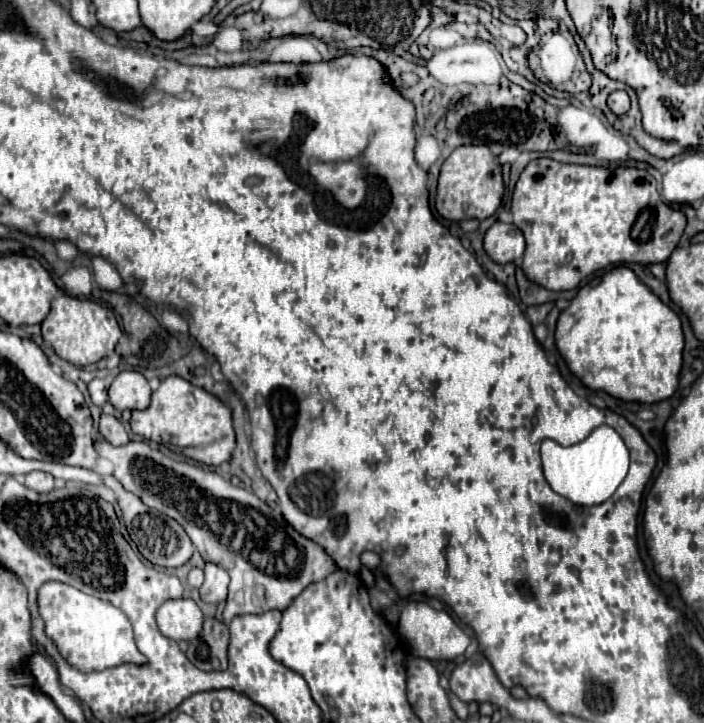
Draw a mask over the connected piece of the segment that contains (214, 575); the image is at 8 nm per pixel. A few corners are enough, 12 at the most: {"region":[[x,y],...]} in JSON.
{"region":[[205,564],[201,600],[213,604],[227,598],[229,574]]}

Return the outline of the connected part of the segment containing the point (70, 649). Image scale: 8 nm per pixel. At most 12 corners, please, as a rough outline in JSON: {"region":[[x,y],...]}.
{"region":[[61,582],[39,590],[45,632],[81,672],[143,664],[131,622]]}

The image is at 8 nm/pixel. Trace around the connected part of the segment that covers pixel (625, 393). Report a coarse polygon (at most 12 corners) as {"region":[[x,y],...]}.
{"region":[[627,266],[559,314],[555,344],[591,390],[677,390],[681,320]]}

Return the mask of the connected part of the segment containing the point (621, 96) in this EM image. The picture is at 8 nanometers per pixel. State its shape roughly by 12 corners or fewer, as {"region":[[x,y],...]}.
{"region":[[627,92],[609,94],[607,104],[613,114],[629,110]]}

